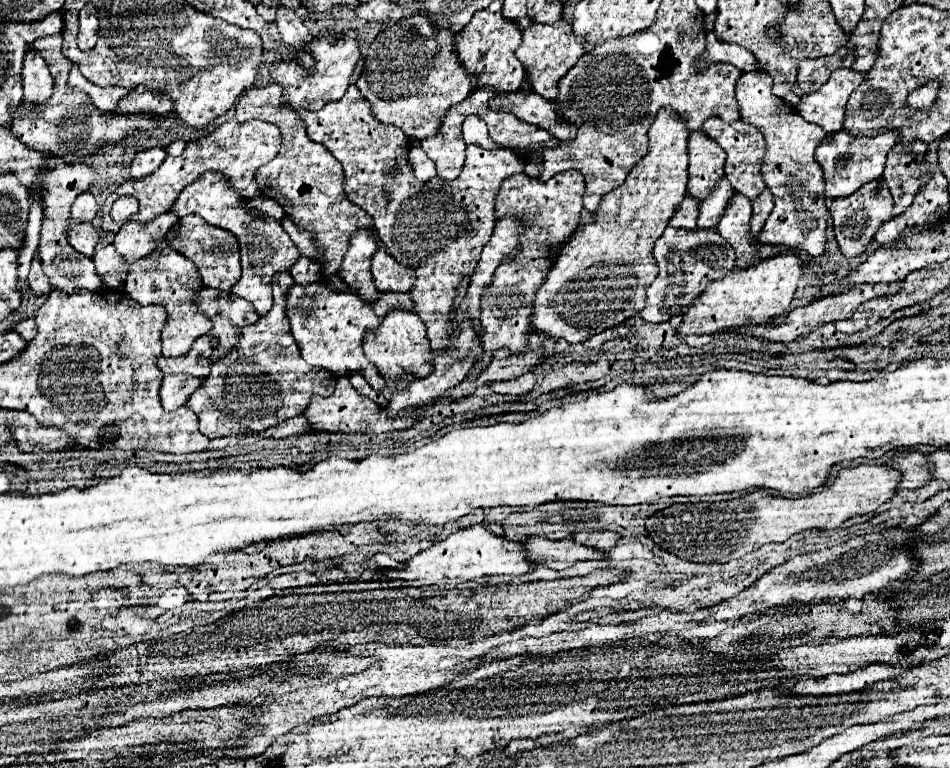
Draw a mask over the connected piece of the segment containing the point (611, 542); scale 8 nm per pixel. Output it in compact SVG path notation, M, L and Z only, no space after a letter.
M596 531L596 533L576 533L574 539L582 545L588 545L588 547L596 547L596 549L602 549L602 551L608 551L612 547L618 545L618 533L612 533L612 531Z

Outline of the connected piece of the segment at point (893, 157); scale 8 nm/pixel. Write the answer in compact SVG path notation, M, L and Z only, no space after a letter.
M914 141L906 153L896 155L896 145L888 153L886 169L884 169L884 179L890 187L890 193L894 197L894 213L892 217L898 217L902 211L906 211L918 189L926 183L926 177L930 177L928 171L924 171L922 157L926 155L926 143Z

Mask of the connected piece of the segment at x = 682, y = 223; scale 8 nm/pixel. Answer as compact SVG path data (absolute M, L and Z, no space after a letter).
M686 195L674 217L670 219L672 227L684 227L684 229L696 229L696 219L698 219L698 201Z

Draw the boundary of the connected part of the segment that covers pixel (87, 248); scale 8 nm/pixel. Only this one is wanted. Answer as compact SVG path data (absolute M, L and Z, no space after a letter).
M74 223L72 229L70 229L68 241L70 241L70 245L78 253L82 253L86 257L92 257L94 255L94 249L96 249L96 245L100 241L100 235L92 227L92 223Z

